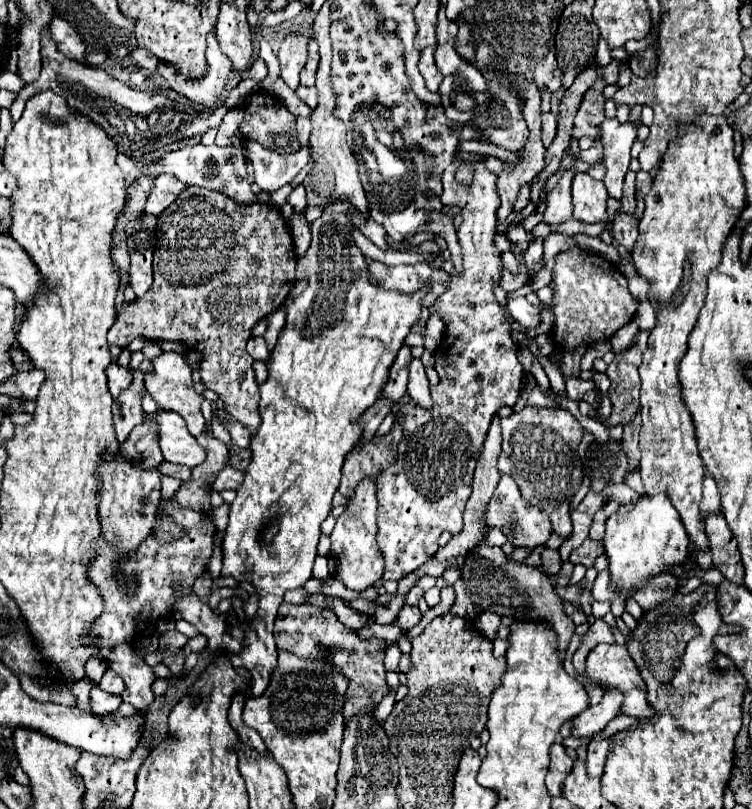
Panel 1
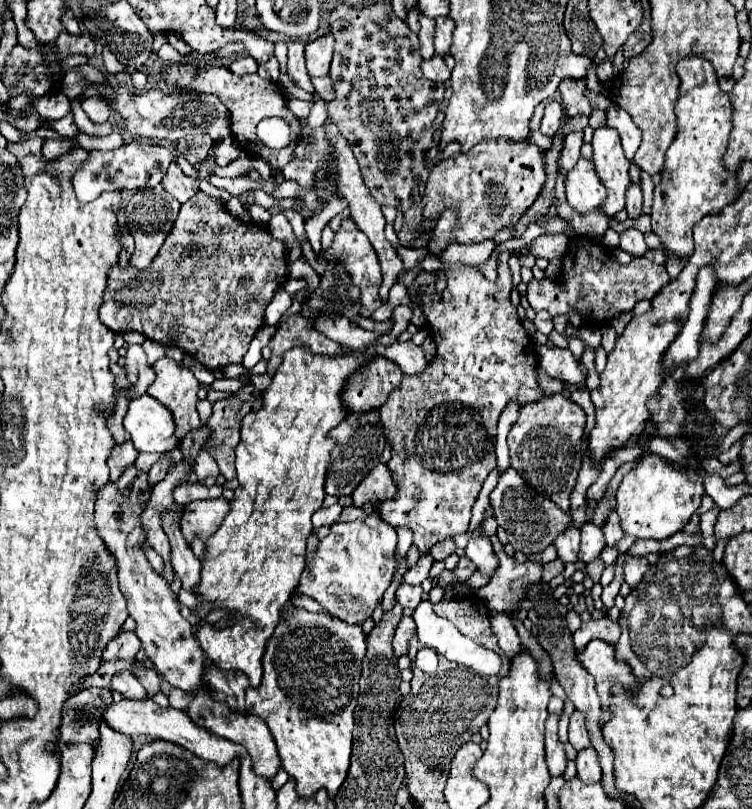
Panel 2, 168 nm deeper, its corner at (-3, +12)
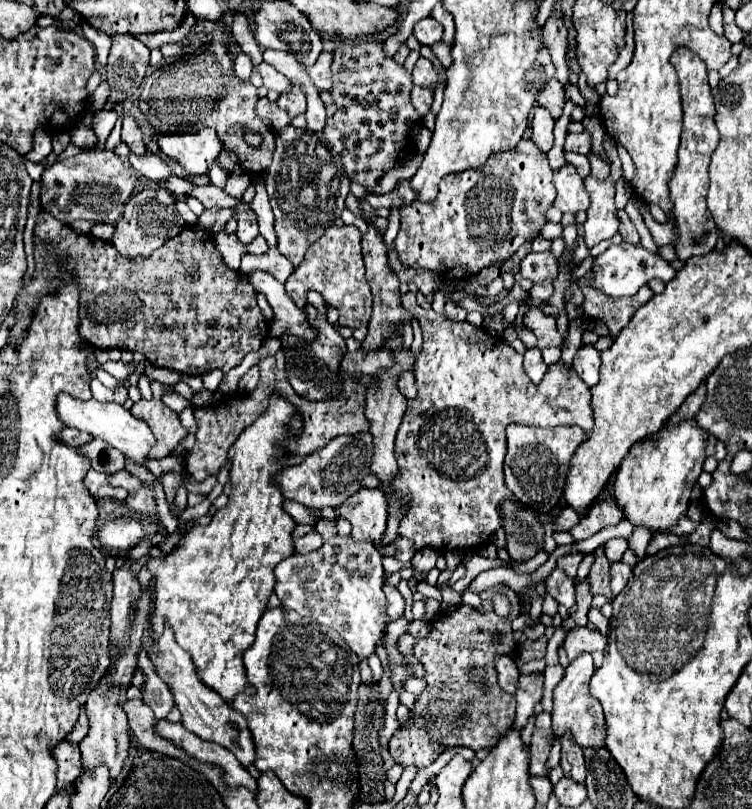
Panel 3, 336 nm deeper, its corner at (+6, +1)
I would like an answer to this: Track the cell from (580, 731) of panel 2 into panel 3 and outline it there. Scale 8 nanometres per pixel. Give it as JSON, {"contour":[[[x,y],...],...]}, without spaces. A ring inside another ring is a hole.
{"contour":[[[570,734],[562,736],[562,760],[560,766],[564,770],[564,776],[576,780],[576,782],[584,782],[586,776],[586,766],[584,766],[584,756],[582,756],[582,748],[574,742],[574,738],[570,738]]]}

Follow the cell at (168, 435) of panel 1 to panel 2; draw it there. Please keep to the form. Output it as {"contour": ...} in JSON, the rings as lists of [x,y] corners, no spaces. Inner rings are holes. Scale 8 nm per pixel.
{"contour":[[[149,395],[129,403],[123,427],[131,435],[131,441],[135,441],[137,451],[167,453],[181,443],[173,435],[175,423],[171,419],[171,411]]]}

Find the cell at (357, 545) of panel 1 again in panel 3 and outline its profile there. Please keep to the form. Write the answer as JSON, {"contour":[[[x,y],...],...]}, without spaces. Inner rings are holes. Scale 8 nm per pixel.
{"contour":[[[332,536],[310,554],[292,554],[276,570],[276,596],[282,606],[302,616],[314,618],[340,634],[342,640],[360,656],[368,658],[390,622],[382,592],[386,574],[382,554],[372,542],[354,542],[350,536]]]}

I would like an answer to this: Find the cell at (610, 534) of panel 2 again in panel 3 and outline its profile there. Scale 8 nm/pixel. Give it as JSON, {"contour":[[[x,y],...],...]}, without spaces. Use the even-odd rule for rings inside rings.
{"contour":[[[610,538],[604,546],[606,556],[608,556],[610,562],[618,562],[622,558],[622,554],[626,552],[626,548],[628,548],[628,542],[624,538]]]}

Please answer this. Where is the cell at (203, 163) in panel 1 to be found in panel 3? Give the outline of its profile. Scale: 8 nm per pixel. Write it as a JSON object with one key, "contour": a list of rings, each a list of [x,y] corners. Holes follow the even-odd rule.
{"contour":[[[86,150],[78,156],[58,160],[44,170],[40,182],[42,210],[50,212],[64,224],[72,224],[80,218],[114,224],[118,222],[130,194],[134,194],[140,186],[146,186],[146,180],[138,174],[130,174],[130,164],[110,150]]]}

